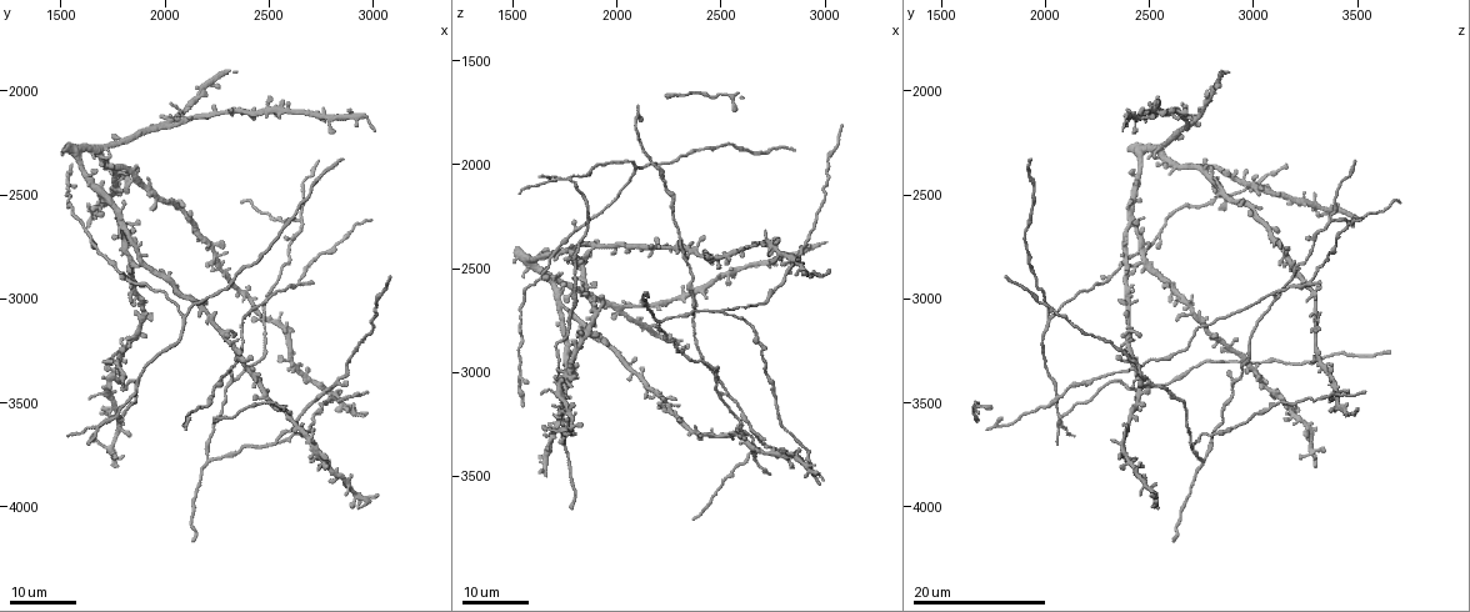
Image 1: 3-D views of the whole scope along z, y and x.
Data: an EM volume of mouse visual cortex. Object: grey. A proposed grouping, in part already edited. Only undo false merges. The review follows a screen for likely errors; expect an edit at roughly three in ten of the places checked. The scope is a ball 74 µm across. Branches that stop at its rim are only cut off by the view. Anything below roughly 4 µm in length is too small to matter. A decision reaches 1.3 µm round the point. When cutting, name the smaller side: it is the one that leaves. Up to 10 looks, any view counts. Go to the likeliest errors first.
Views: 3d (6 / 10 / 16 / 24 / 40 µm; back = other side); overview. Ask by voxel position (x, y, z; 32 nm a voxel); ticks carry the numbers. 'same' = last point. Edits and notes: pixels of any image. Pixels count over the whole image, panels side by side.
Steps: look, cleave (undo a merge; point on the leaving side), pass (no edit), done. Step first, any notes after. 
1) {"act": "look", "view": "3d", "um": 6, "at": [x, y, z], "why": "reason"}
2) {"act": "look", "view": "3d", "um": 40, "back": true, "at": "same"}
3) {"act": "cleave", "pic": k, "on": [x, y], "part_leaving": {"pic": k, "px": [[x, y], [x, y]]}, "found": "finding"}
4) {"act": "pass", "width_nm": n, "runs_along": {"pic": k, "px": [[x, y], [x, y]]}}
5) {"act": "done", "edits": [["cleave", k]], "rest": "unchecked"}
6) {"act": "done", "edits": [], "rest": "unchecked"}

{"act": "look", "view": "3d", "um": 24, "at": [2660, 2620, 3390], "why": "three-way junction"}

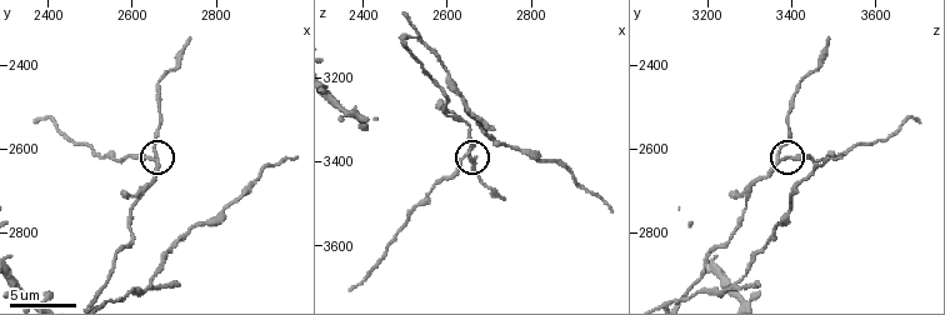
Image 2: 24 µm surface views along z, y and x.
{"act": "look", "view": "3d", "um": 6, "at": [2650, 2620, 3375]}

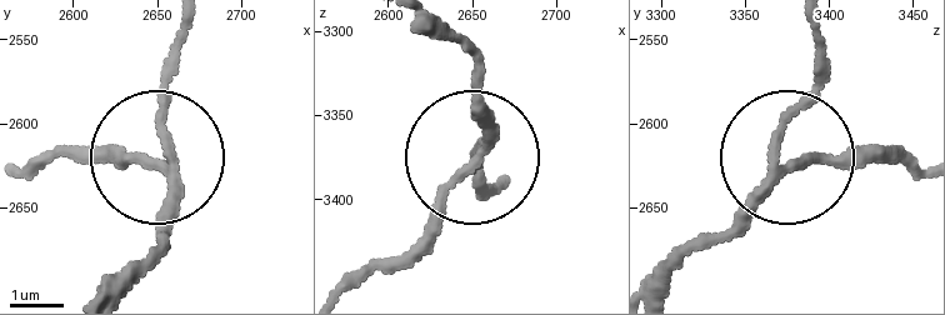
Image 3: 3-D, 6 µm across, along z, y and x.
{"act": "cleave", "pic": 3, "on": [431, 213], "part_leaving": {"pic": 3, "px": [[483, 153], [415, 243], [348, 283]]}, "found": "a second neuron is stuck on"}

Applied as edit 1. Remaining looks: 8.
{"act": "look", "view": "3d", "um": 16, "at": [2530, 2980, 3100], "why": "three arms meet"}

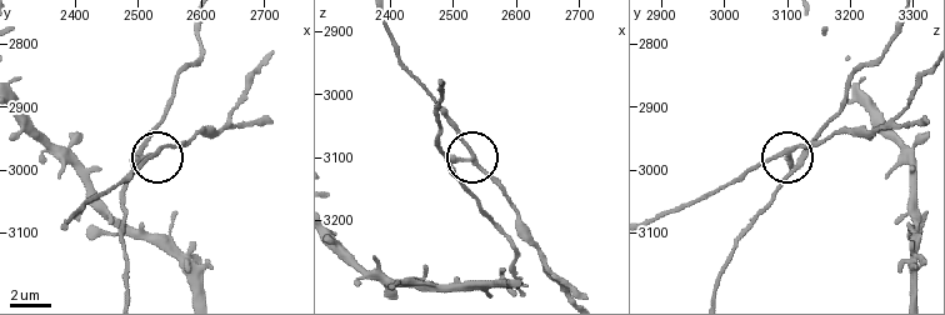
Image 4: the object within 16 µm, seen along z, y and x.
{"act": "look", "view": "3d", "um": 6, "at": [2530, 2975, 3090]}

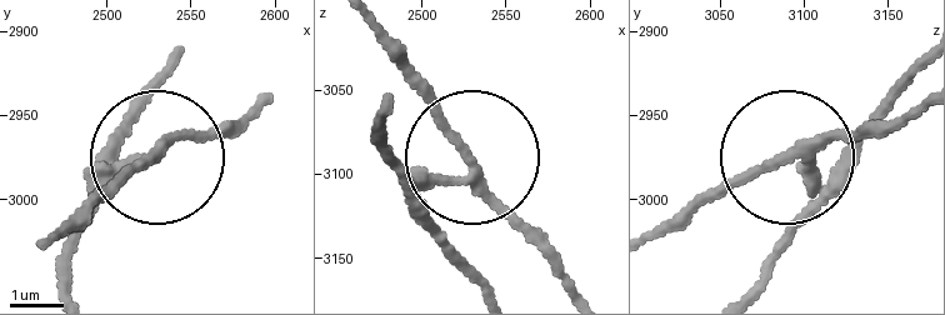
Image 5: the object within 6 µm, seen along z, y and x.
{"act": "pass", "width_nm": 180, "runs_along": {"pic": 5, "px": [[388, 116], [401, 170], [441, 184], [469, 166], [558, 260]]}, "found": "one neuron here"}

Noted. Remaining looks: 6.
{"act": "look", "view": "3d", "um": 24, "at": [2890, 3460, 3350], "why": "three-way junction"}

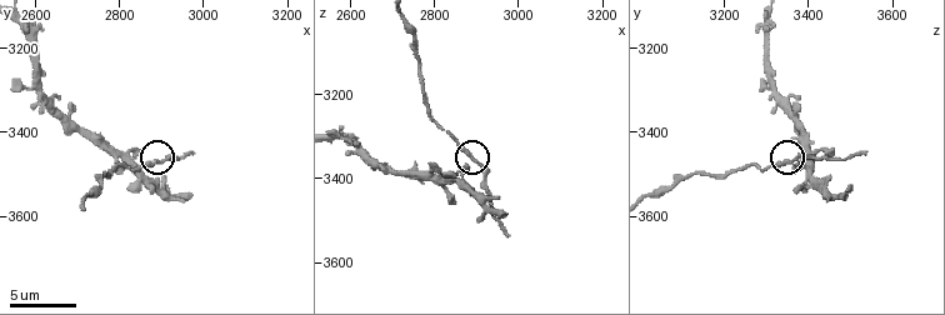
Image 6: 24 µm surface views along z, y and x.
{"act": "look", "view": "3d", "um": 10, "at": [2890, 3475, 3355]}

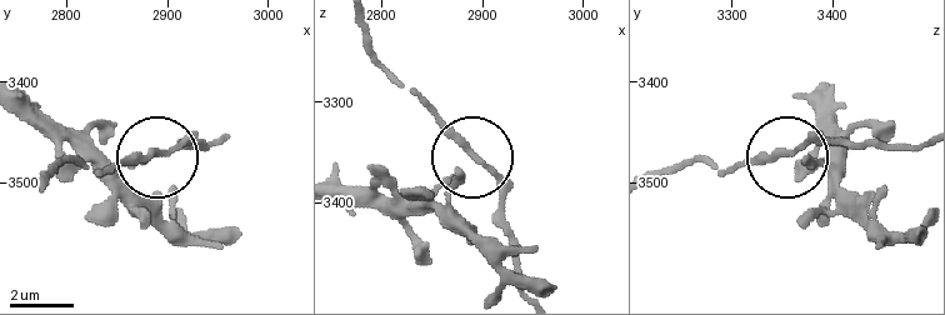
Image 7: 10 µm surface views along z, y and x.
{"act": "pass", "side_arm_um": 7, "found": "one neuron here"}

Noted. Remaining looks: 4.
{"act": "look", "view": "3d", "um": 24, "at": [2510, 3710, 2700], "why": "branch point"}

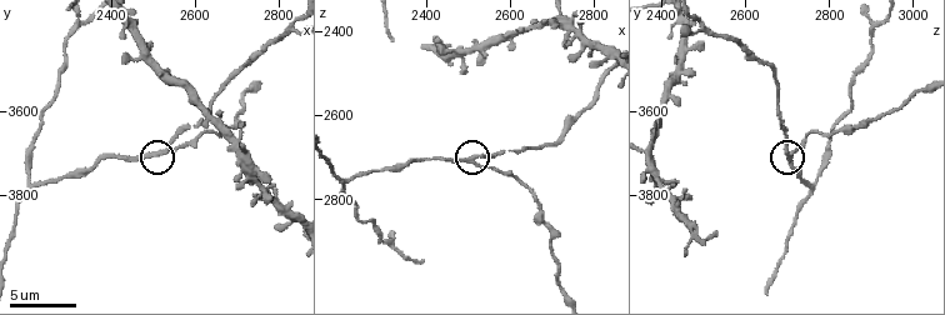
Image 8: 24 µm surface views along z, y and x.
{"act": "look", "view": "3d", "um": 10, "at": [2500, 3705, 2710]}

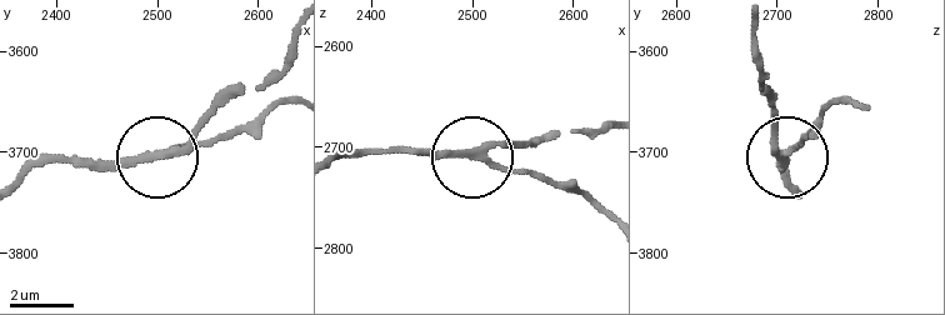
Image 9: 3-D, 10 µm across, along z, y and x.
{"act": "pass", "runs_along": {"pic": 9, "px": [[605, 215], [581, 196], [474, 155], [500, 145], [538, 145]]}, "found": "one neuron here"}

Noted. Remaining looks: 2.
{"act": "look", "view": "3d", "um": 10, "at": [2205, 3775, 2755], "why": "three arms meet"}

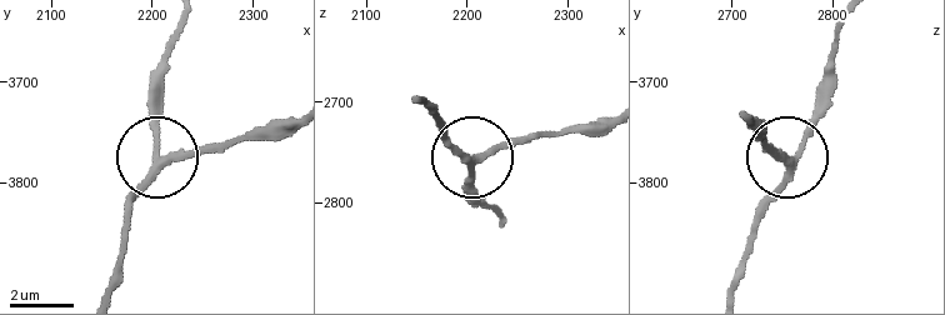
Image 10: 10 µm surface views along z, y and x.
{"act": "look", "view": "3d", "um": 10, "back": true, "at": [2204, 3782, 2760]}

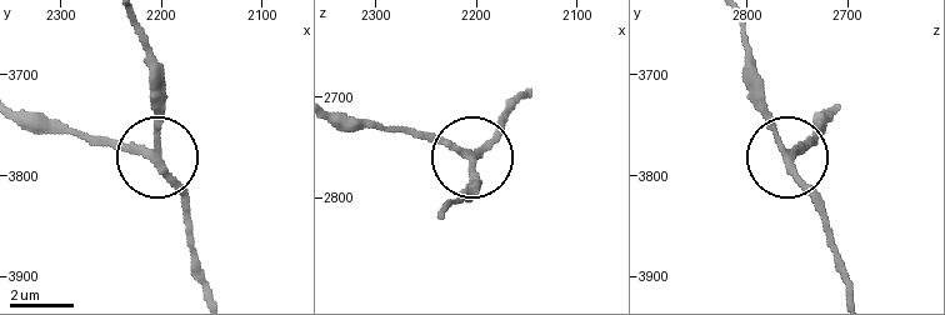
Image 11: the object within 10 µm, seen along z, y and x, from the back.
{"act": "pass", "runs_along": {"pic": 11, "px": [[24, 115], [153, 150], [190, 216]]}, "found": "one neuron here"}

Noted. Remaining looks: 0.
{"act": "done", "edits": [["cleave", 3]], "rest": "unchecked"}

